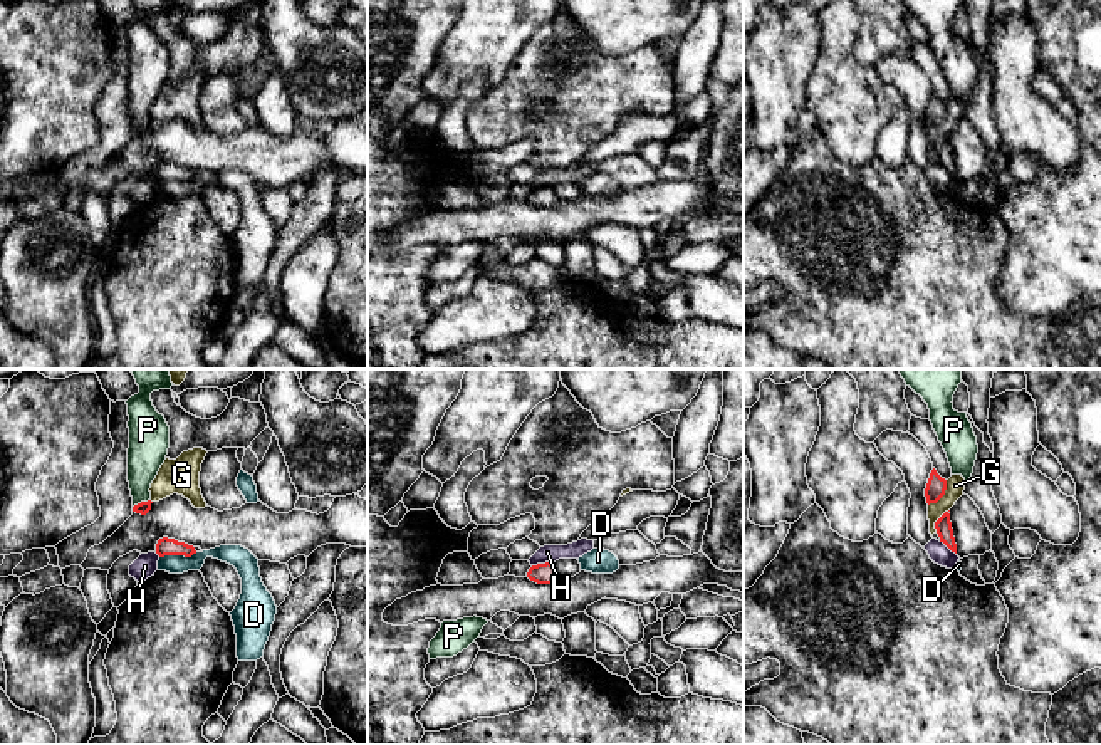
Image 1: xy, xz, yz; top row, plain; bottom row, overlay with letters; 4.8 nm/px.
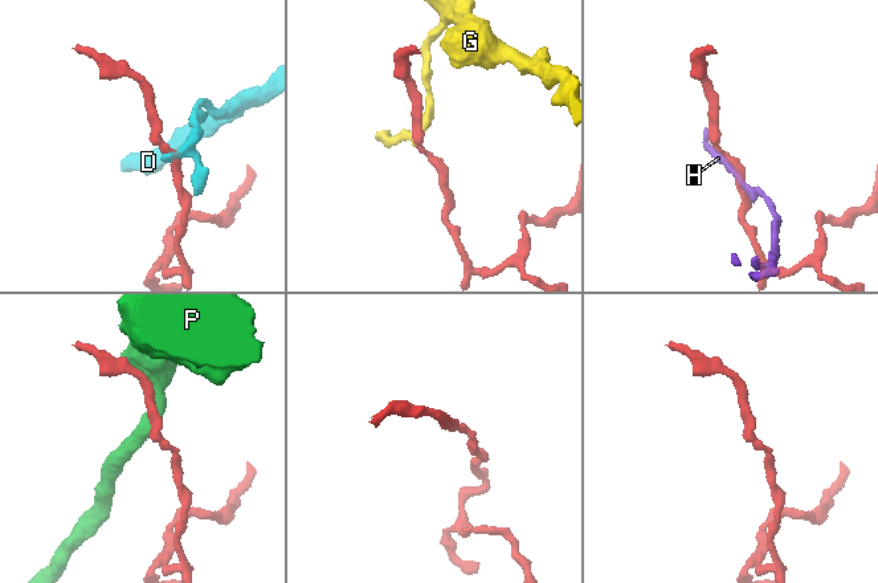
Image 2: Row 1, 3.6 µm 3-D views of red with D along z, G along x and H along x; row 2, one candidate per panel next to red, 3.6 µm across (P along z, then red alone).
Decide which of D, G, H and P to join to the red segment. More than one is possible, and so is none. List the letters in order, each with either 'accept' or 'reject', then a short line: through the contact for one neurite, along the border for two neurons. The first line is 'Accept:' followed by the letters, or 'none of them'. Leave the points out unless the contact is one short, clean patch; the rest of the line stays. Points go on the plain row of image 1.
Accept: none of them
D: reject | xy (197, 177), (160, 182)
G: reject | yz (947, 104), (945, 116), (928, 130)
H: reject | xz (553, 187), (532, 190)
P: reject

